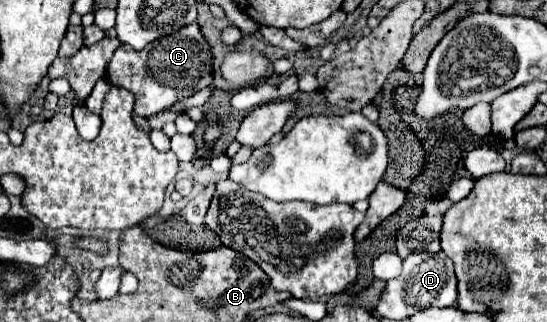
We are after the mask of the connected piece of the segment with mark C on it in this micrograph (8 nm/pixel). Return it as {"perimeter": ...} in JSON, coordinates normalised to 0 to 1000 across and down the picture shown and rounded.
{"perimeter":[[[347,75],[340,87],[329,87],[325,99],[282,124],[274,143],[263,155],[241,155],[234,137],[223,137],[194,217],[194,242],[205,267],[230,273],[245,292],[245,348],[252,360],[278,360],[318,317],[344,304],[358,292],[362,280],[384,267],[388,255],[388,174],[384,155],[366,106],[362,75]]]}

